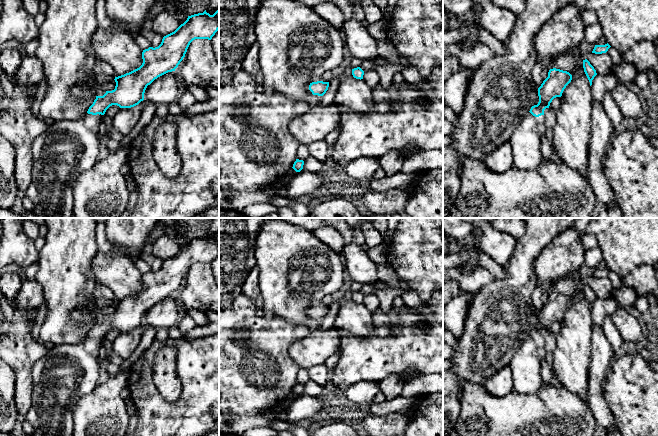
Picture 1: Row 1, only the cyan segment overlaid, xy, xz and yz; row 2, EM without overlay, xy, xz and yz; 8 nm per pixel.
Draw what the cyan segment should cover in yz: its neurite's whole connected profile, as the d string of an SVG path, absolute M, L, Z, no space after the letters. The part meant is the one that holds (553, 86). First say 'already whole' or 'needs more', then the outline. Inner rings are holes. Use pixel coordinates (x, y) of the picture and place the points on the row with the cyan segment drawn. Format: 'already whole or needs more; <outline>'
needs more; M550 69L548 77L538 88L539 102L517 125L509 142L512 147L513 164L519 170L532 170L543 162L540 141L545 136L544 110L556 97L561 97L572 75L560 69Z

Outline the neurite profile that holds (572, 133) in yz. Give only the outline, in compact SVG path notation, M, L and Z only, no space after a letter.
M583 64L569 73L572 80L564 89L560 107L555 111L553 147L557 159L587 179L592 136L591 86Z

